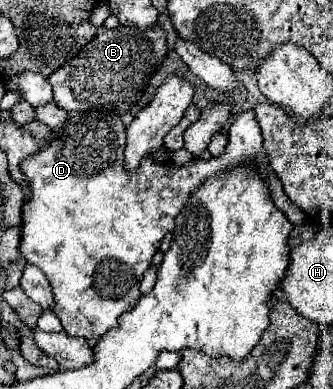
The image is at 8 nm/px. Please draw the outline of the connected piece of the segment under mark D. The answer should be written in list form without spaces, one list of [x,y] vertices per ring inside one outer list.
[[[104,108],[74,114],[72,120],[62,128],[58,138],[54,138],[40,154],[26,158],[20,168],[24,176],[32,184],[32,198],[22,208],[22,242],[20,252],[26,262],[38,266],[54,292],[54,314],[60,318],[66,334],[82,336],[88,340],[90,346],[96,346],[100,336],[116,326],[116,318],[124,312],[130,312],[138,298],[140,298],[140,280],[144,272],[152,264],[152,256],[160,248],[160,240],[166,232],[174,230],[176,216],[182,212],[190,192],[194,192],[200,184],[214,178],[216,174],[222,176],[226,170],[236,166],[254,166],[264,174],[268,184],[268,192],[274,204],[286,214],[286,218],[300,226],[306,220],[306,214],[292,204],[286,196],[282,182],[272,172],[268,156],[262,148],[262,134],[254,112],[248,110],[240,114],[228,132],[228,144],[222,156],[210,158],[208,162],[192,160],[192,168],[174,166],[174,164],[156,164],[152,158],[144,158],[136,174],[126,174],[122,168],[124,164],[124,142],[126,142],[126,126],[122,116],[116,112],[104,112]]]

